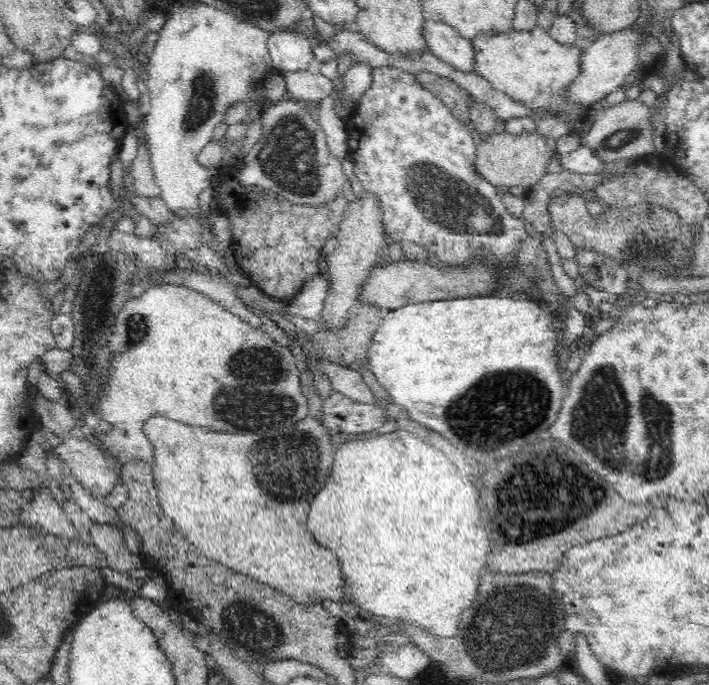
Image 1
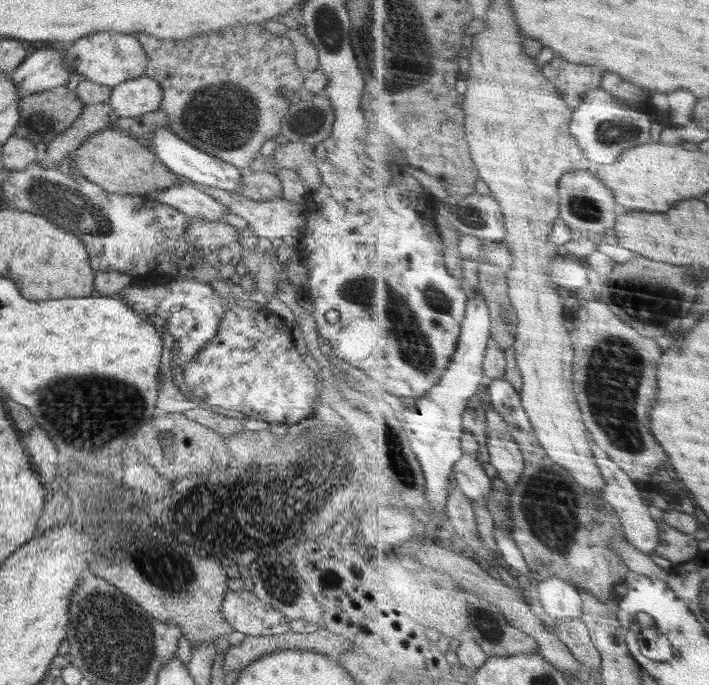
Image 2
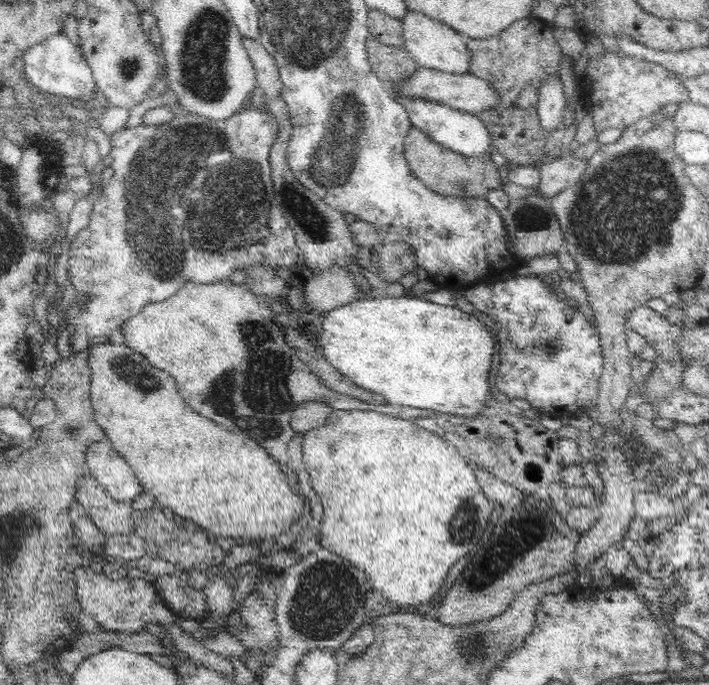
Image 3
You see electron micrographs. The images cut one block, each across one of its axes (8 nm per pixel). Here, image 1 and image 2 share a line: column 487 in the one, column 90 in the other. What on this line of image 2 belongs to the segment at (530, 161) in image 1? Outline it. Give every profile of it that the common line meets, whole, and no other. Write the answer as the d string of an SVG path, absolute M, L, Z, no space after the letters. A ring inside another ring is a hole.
M108 129L89 136L76 150L72 150L72 169L108 192L125 195L152 197L159 190L182 185L180 175L164 166L147 144L143 144L128 132Z

